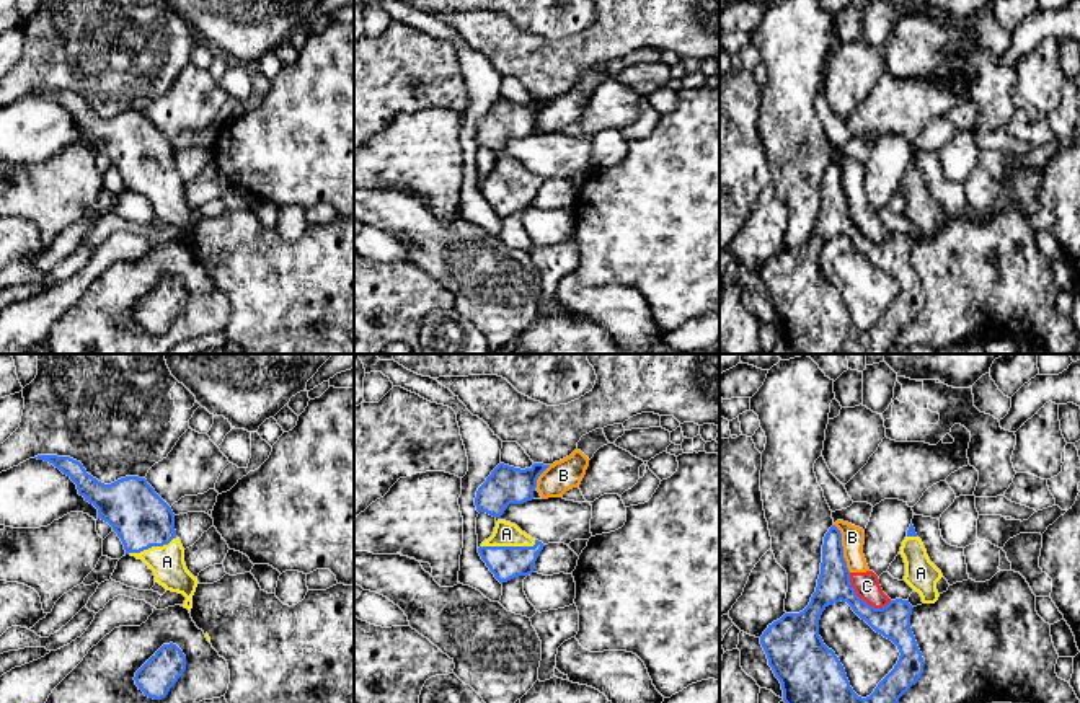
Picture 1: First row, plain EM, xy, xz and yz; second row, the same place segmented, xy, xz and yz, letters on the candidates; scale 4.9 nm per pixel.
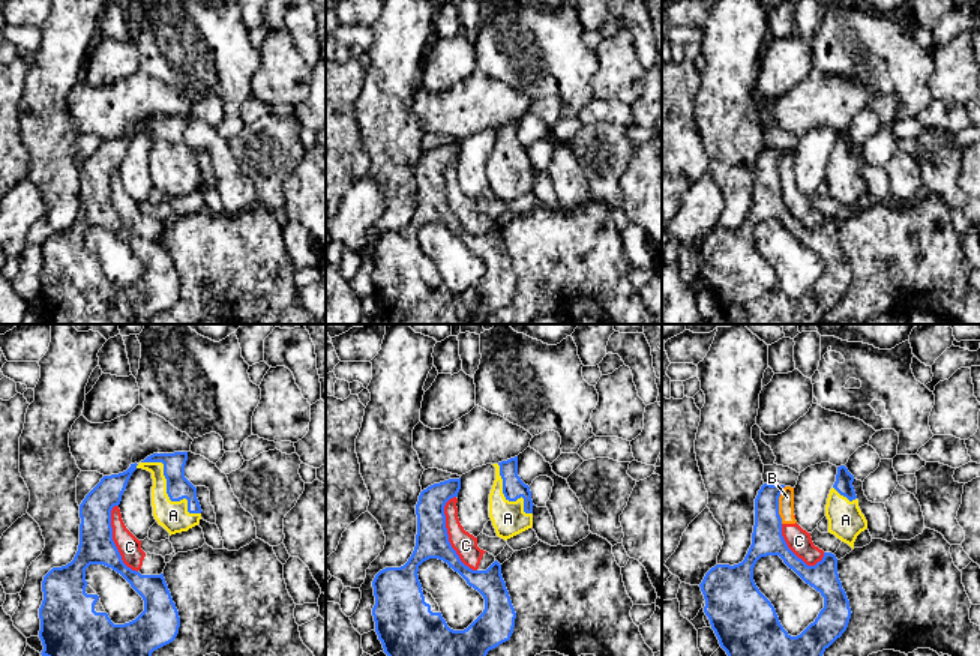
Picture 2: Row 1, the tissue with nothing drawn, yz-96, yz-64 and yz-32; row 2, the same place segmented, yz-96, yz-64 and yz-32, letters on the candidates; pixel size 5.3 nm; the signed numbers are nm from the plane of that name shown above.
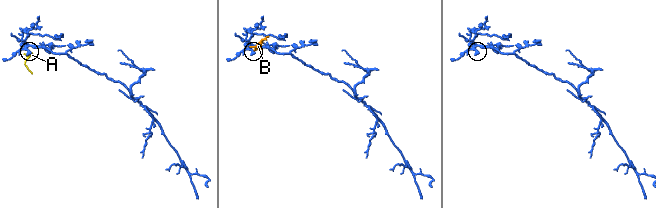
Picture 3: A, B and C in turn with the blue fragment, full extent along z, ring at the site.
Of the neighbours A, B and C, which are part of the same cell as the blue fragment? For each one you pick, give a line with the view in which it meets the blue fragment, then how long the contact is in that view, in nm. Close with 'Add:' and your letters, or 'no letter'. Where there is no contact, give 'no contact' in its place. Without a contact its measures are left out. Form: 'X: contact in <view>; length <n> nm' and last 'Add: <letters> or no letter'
A: contact in xz; length 280 nm
Add: A

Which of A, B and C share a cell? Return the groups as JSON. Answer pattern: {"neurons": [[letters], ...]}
{"neurons": [["A"], ["B", "C"]]}

